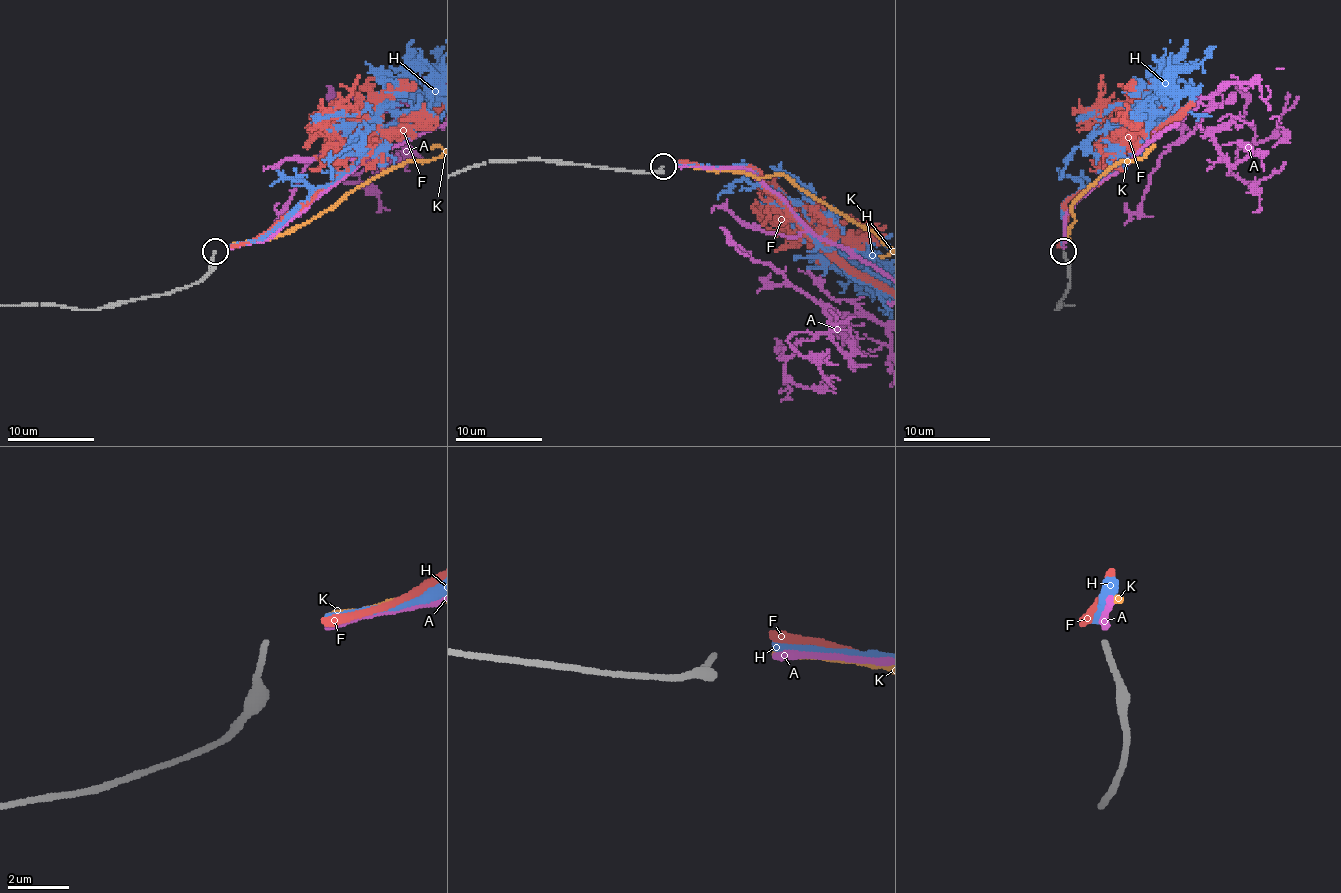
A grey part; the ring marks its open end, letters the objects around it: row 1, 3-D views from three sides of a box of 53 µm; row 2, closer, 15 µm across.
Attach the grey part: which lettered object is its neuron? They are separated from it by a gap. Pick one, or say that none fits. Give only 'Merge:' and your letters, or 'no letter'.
Merge: K

